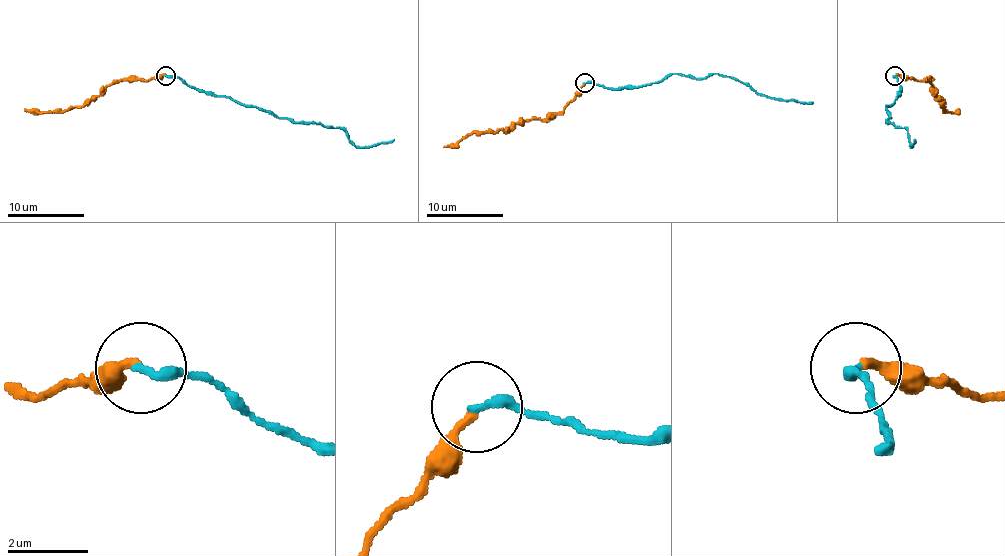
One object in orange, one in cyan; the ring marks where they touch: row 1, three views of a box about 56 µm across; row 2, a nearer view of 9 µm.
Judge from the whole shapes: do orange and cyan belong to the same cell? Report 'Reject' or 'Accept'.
Reject

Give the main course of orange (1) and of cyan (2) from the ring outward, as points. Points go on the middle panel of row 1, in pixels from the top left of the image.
1: (584, 83), (580, 93), (561, 112), (519, 121), (498, 131), (468, 133), (456, 142), (443, 146)
2: (584, 83), (618, 89), (659, 83), (672, 74), (706, 78), (714, 74), (735, 78), (779, 100), (813, 102)

